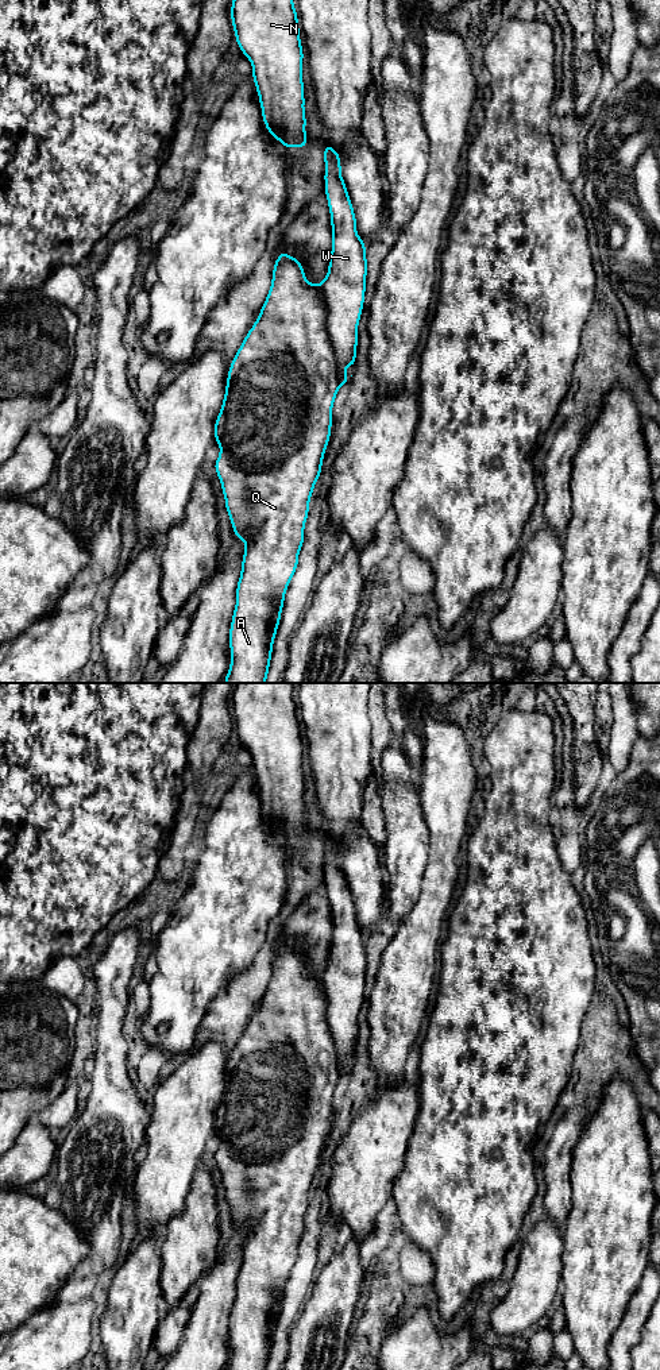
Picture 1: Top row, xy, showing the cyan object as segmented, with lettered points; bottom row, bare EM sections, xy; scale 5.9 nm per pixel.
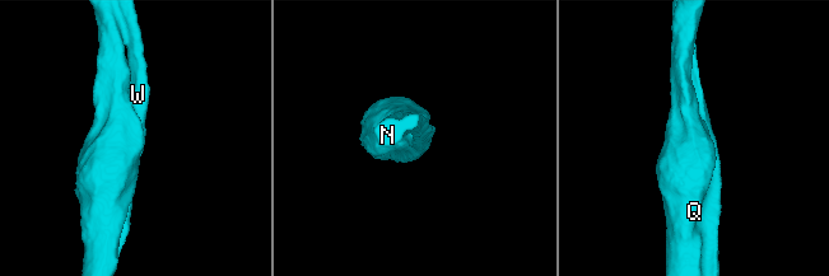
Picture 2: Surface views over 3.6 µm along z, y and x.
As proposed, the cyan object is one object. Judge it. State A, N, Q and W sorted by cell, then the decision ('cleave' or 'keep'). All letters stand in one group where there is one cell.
A N Q W | keep

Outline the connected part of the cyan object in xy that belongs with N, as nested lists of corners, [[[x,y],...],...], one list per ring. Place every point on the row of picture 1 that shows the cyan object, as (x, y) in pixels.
[[[232,0],[231,22],[236,43],[252,65],[252,80],[269,134],[286,150],[304,148],[309,143],[305,132],[304,51],[293,0]]]

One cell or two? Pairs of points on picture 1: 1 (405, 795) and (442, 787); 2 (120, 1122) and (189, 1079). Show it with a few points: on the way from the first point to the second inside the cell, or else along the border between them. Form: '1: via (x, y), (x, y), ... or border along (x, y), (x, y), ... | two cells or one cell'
1: border along (409, 761), (416, 772), (417, 795), (425, 824) | two cells
2: border along (149, 1098), (149, 1122), (145, 1137) | two cells

